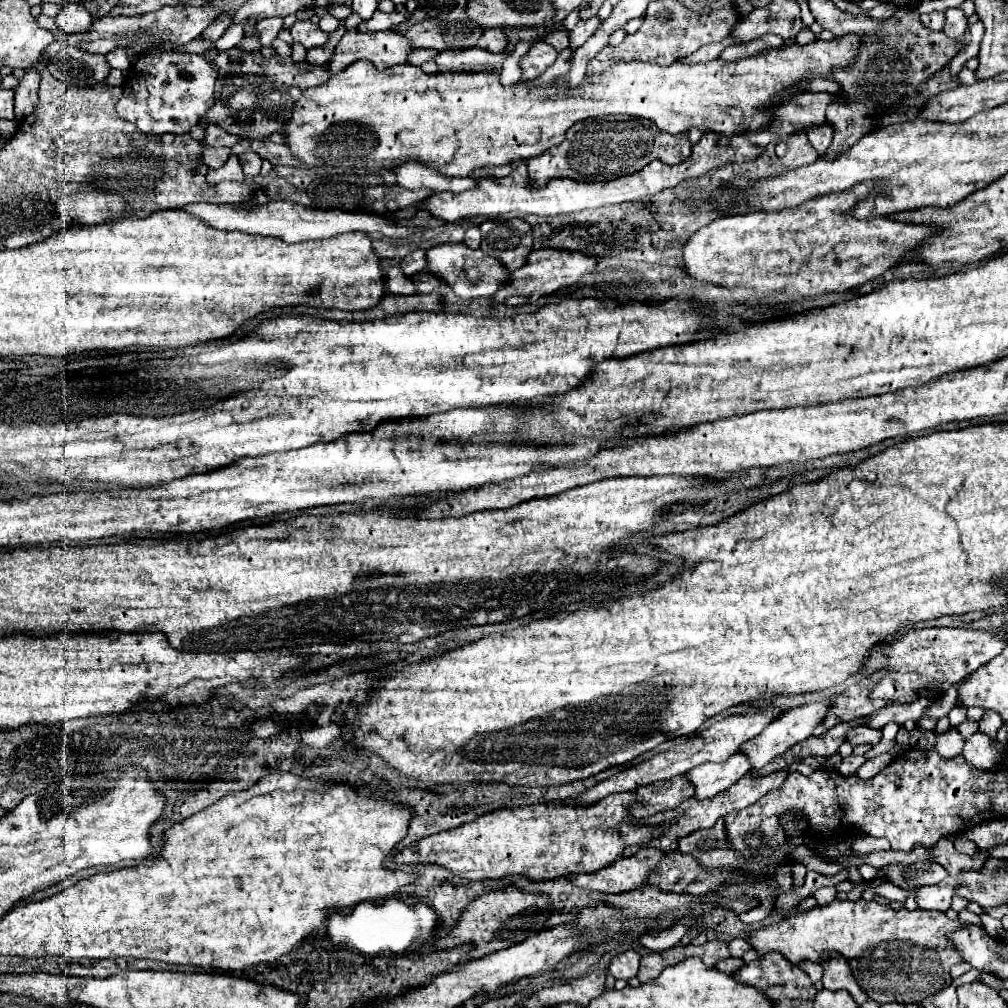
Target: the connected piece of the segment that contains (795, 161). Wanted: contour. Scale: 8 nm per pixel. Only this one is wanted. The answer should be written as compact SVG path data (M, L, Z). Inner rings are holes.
M796 132L790 138L778 142L776 156L788 170L804 166L804 164L812 164L814 160L818 160L816 150L810 146L806 138L806 132Z

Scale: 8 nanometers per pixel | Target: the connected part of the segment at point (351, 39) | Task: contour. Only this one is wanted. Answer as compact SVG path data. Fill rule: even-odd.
M350 30L338 42L332 60L328 62L328 70L338 74L356 60L370 60L378 70L384 70L392 64L404 64L410 50L408 40L396 32Z

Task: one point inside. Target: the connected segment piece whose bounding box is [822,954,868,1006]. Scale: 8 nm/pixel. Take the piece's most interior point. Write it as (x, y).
(837, 976)

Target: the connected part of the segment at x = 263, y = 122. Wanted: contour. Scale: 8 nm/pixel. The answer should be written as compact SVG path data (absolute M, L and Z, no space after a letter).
M224 74L218 78L214 106L208 110L204 124L216 124L228 134L240 138L254 138L266 140L274 132L282 130L282 122L290 118L294 100L288 92L288 86L274 82L268 76L254 76L254 74Z

